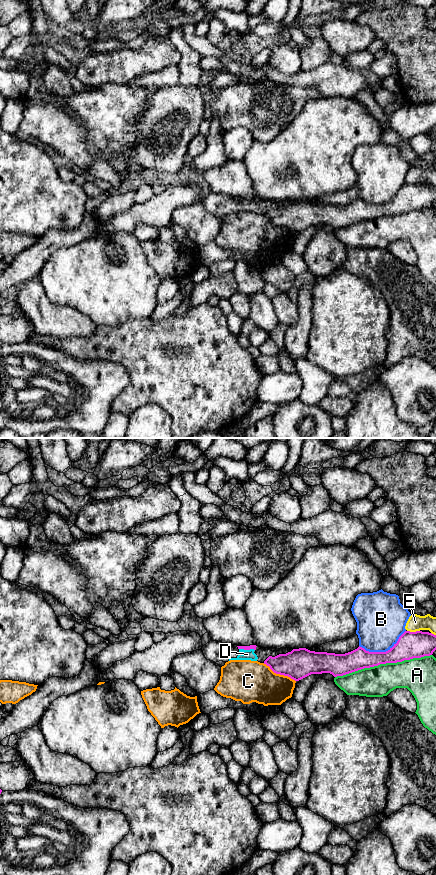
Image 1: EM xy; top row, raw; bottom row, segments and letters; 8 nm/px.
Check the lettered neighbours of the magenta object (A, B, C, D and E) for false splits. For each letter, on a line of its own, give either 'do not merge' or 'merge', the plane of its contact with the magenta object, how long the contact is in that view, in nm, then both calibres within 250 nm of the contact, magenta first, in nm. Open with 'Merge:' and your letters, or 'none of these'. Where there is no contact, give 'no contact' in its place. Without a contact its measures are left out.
Merge: none of these
A: do not merge | xy | 800 nm | 200/260 nm
B: do not merge | xy | 400 nm | 220/380 nm
C: do not merge | xy | 300 nm | 240/340 nm
D: do not merge | xy | 130 nm | 30/80 nm
E: do not merge | xy | 100 nm | 220/130 nm

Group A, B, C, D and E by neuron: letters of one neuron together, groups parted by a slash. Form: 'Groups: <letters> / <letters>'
Groups: A / B / C / D / E

